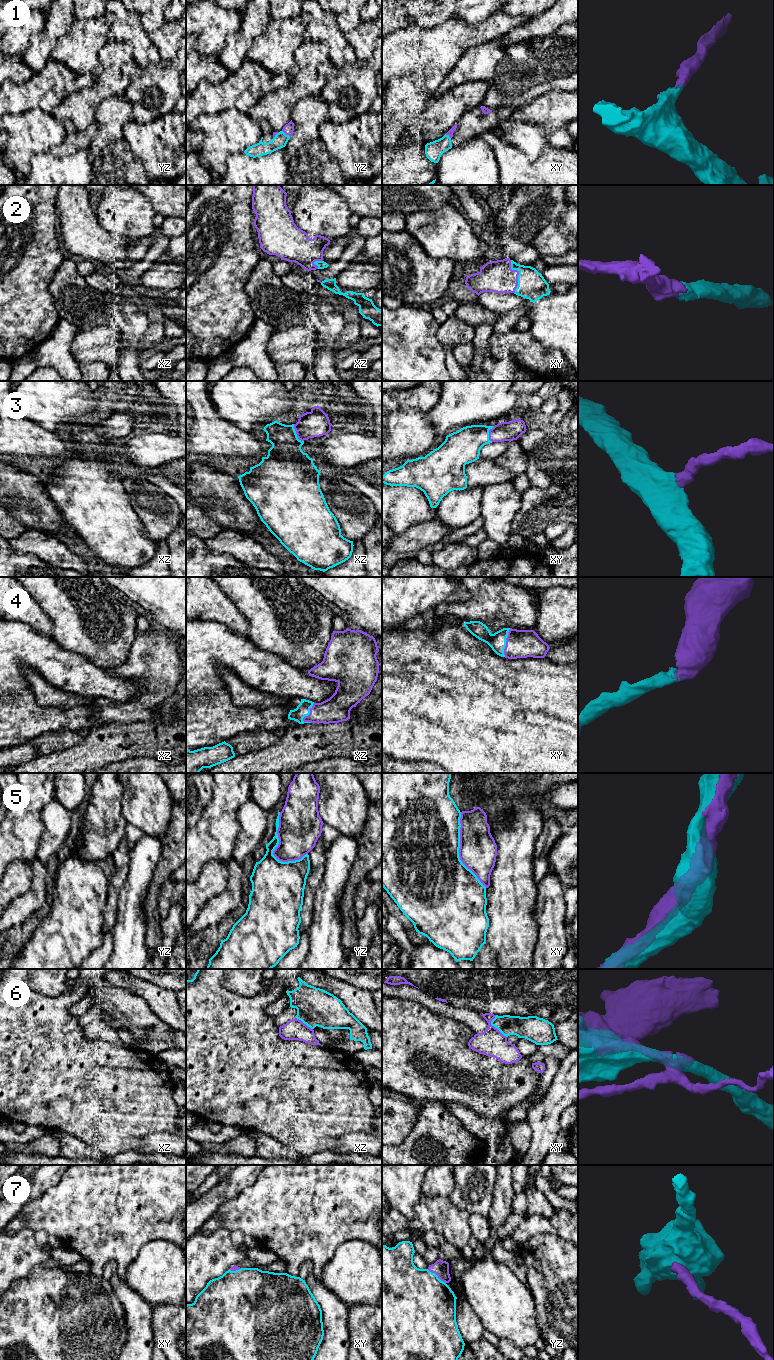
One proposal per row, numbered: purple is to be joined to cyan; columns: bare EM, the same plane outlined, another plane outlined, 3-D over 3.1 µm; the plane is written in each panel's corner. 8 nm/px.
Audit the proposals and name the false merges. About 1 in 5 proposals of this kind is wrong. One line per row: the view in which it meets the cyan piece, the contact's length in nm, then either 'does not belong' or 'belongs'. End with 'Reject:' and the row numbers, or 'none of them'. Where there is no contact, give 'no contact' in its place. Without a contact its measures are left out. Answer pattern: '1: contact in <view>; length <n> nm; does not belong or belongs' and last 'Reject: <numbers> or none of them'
1: contact in yz; length 90 nm; belongs
2: contact in xy; length 280 nm; belongs
3: contact in xz; length 170 nm; belongs
4: contact in xz; length 180 nm; belongs
5: contact in yz; length 420 nm; belongs
6: contact in xy; length 200 nm; does not belong
7: contact in yz; length 190 nm; belongs
Reject: 6

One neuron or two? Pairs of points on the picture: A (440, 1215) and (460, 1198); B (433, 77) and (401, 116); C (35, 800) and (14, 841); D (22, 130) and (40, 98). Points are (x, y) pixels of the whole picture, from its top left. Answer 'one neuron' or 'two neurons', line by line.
A: two neurons
B: two neurons
C: one neuron
D: two neurons

